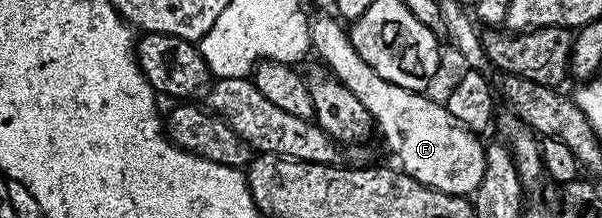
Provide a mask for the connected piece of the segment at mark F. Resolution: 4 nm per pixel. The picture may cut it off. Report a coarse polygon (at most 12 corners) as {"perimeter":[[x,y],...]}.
{"perimeter":[[311,20],[321,64],[368,107],[401,172],[466,197],[486,145],[441,100],[376,75],[343,22]]}

